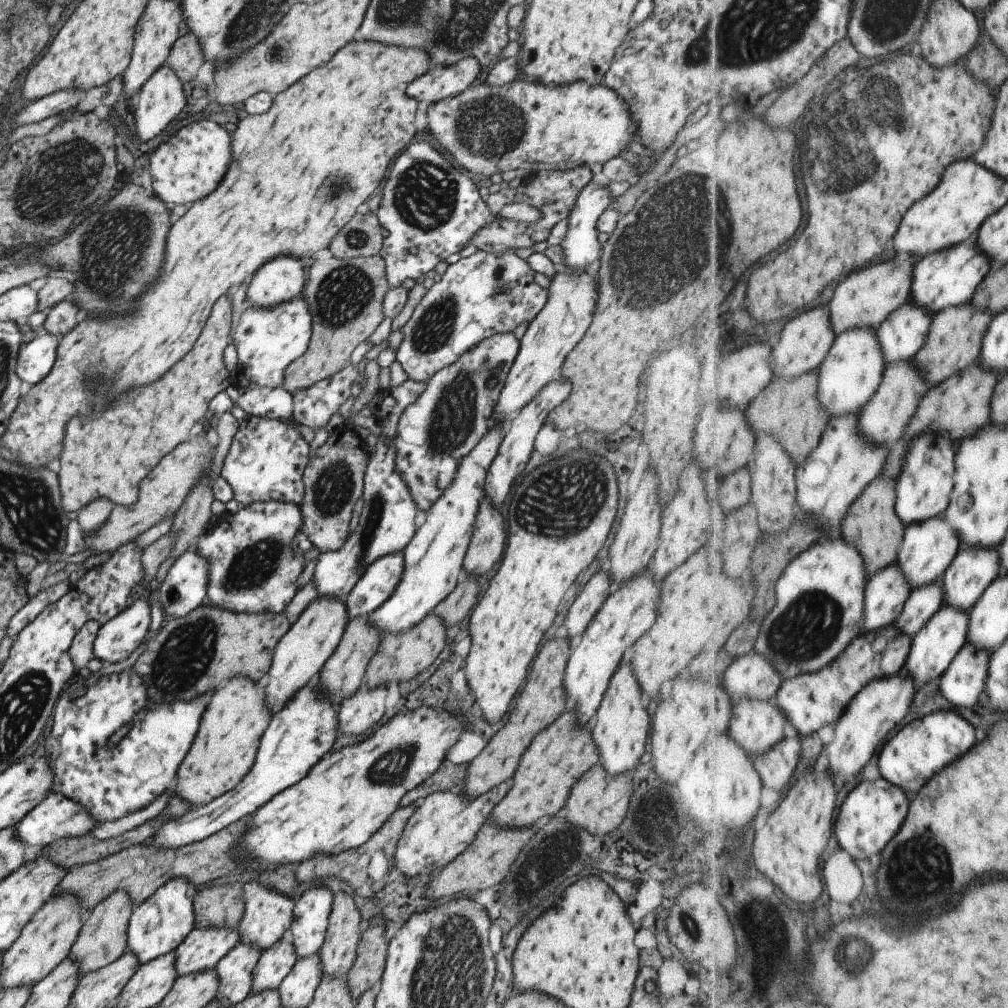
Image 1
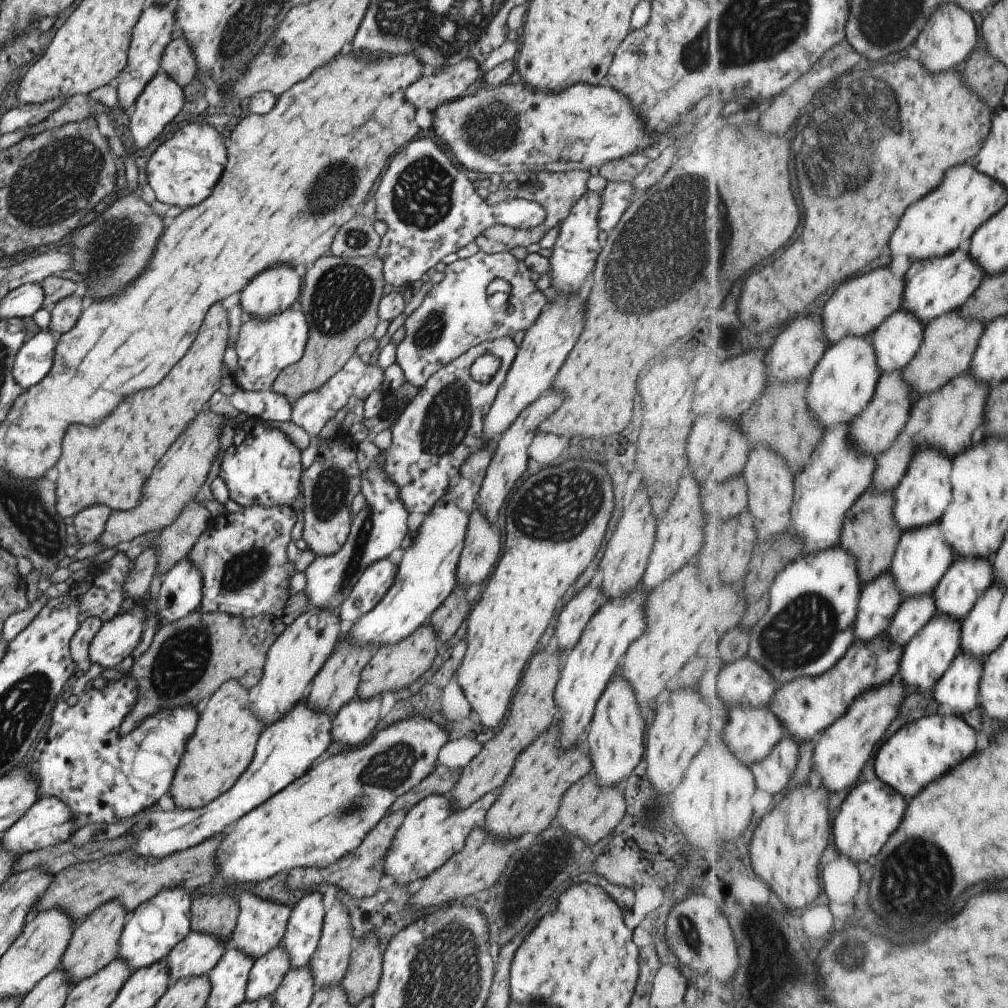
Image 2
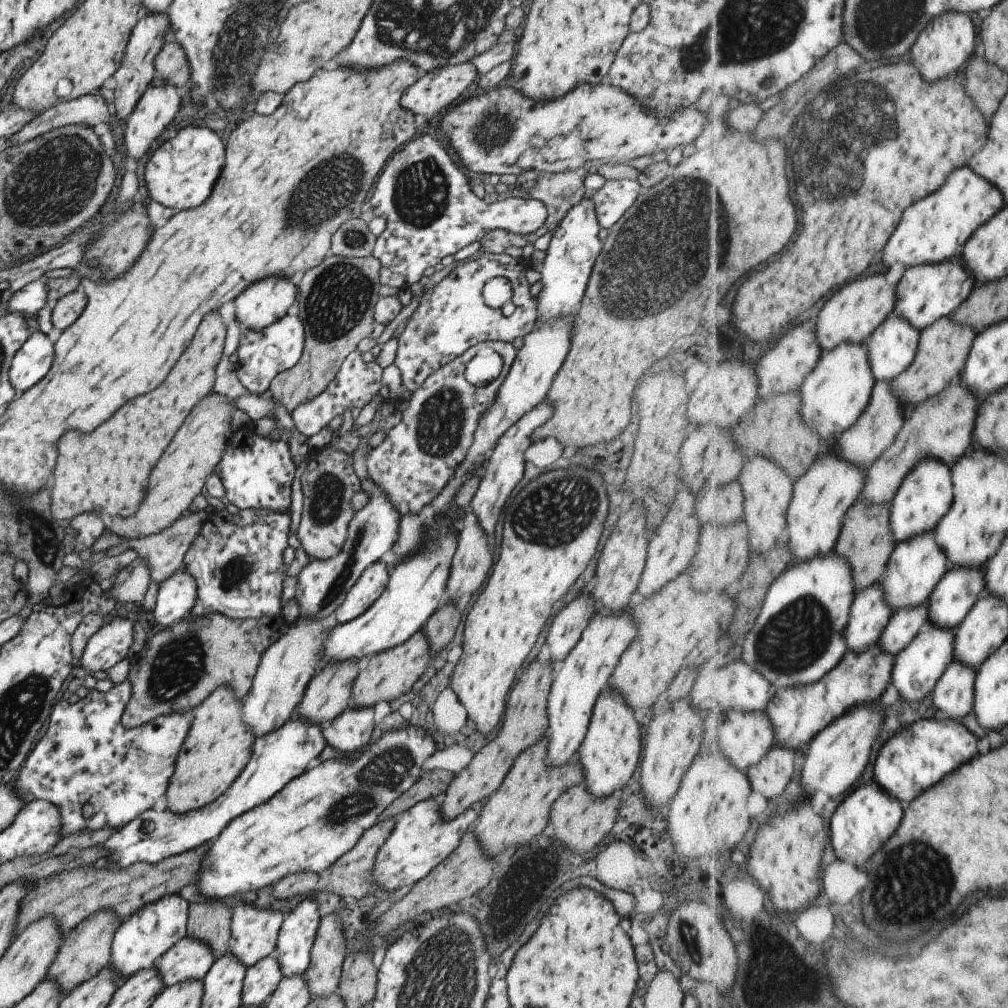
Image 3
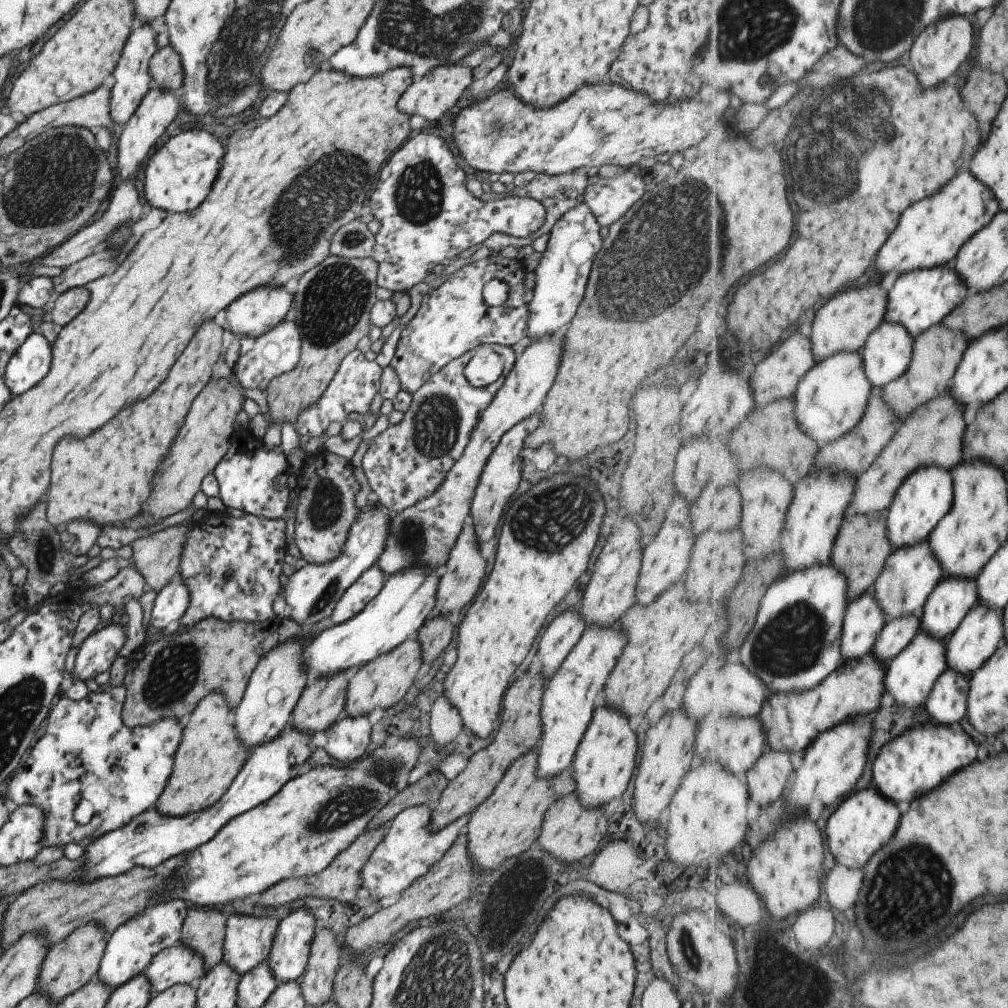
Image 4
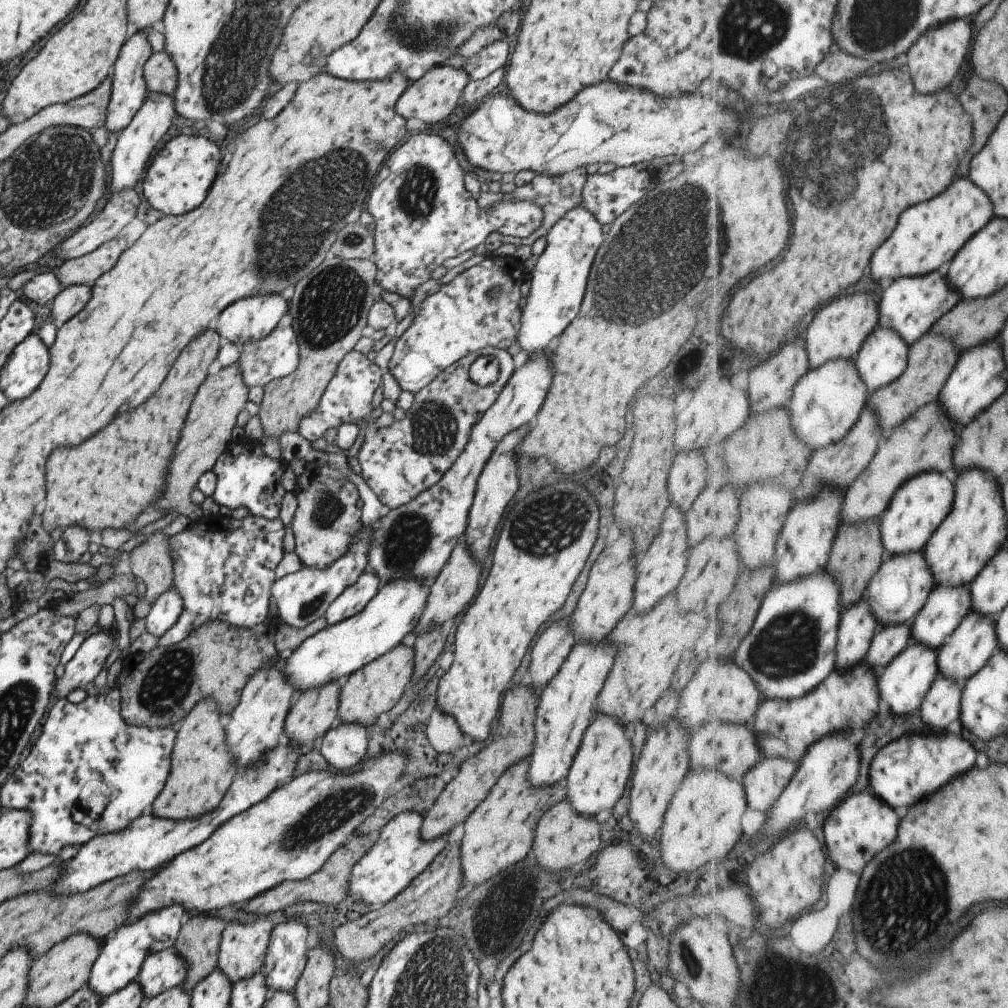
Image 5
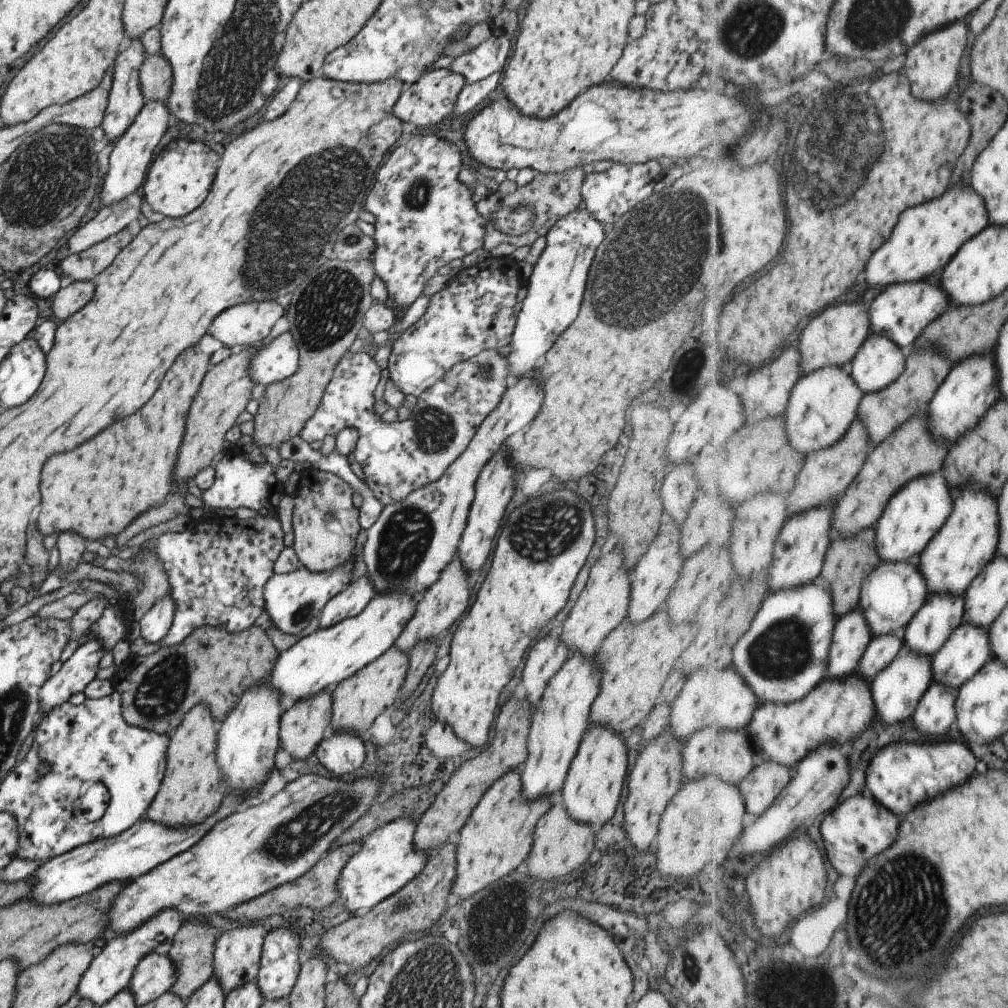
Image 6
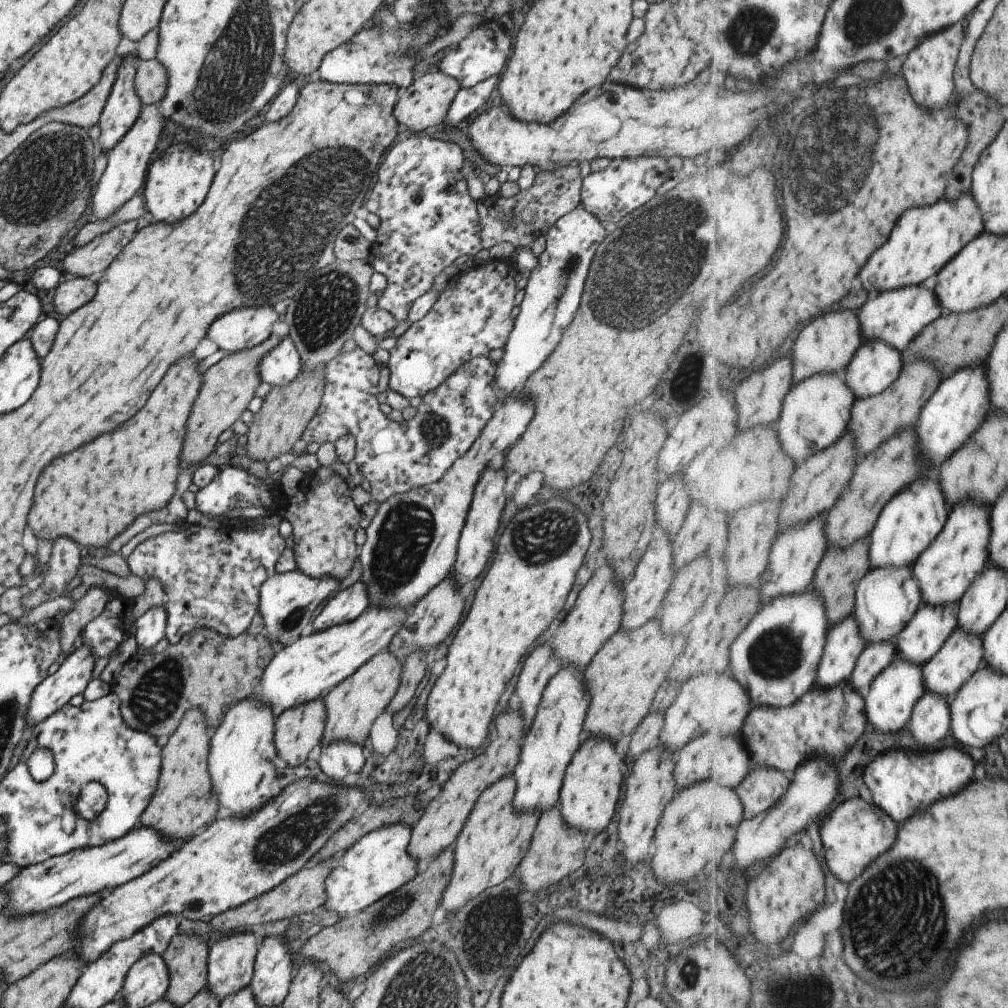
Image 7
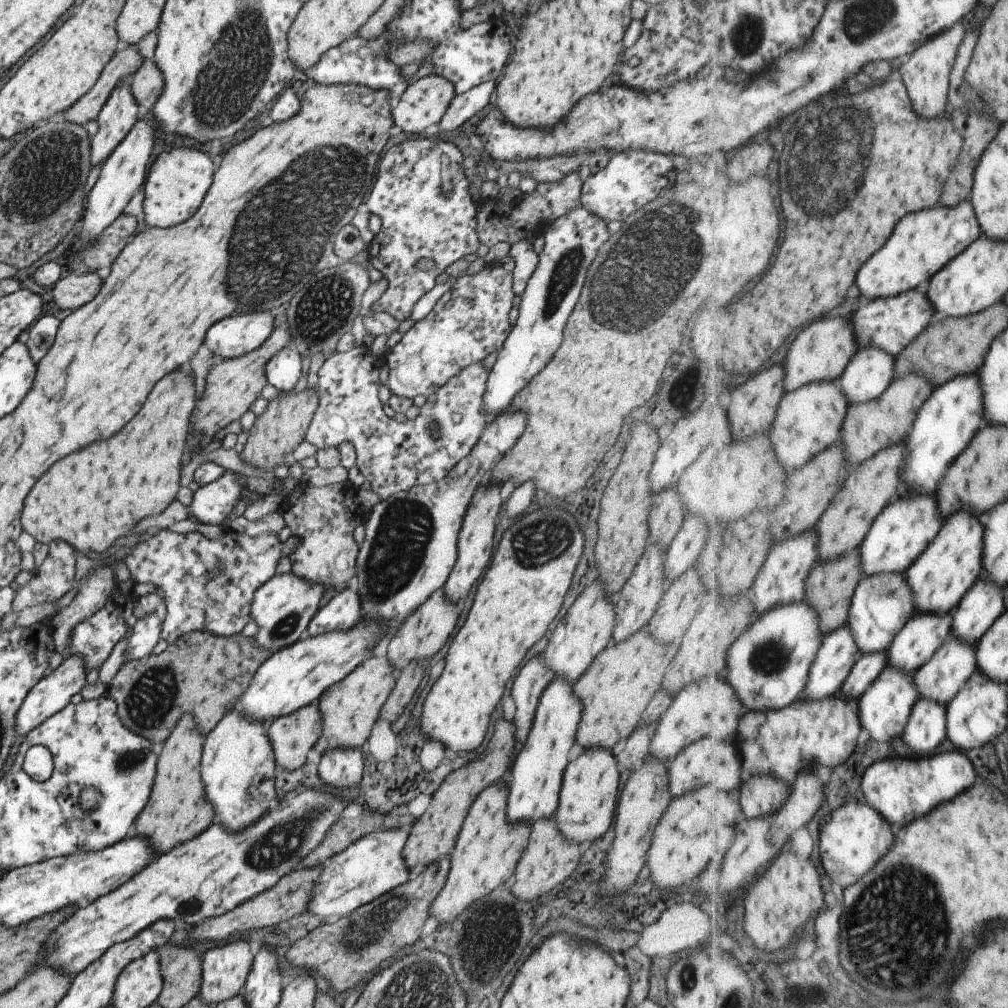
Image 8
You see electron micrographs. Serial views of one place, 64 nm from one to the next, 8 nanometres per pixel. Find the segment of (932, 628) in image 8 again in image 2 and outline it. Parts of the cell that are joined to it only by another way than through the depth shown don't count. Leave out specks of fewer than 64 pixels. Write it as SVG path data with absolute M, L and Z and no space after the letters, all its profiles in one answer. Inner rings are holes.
M957 556L935 590L938 613L963 620L973 610L979 597L995 582L993 558Z

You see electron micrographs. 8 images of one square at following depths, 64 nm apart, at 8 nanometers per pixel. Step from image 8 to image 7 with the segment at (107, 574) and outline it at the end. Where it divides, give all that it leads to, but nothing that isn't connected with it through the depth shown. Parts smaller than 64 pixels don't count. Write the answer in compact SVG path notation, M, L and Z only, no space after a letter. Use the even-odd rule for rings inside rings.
M91 586L85 596L60 620L60 652L69 654L74 649L83 627L97 618L111 594L103 586Z

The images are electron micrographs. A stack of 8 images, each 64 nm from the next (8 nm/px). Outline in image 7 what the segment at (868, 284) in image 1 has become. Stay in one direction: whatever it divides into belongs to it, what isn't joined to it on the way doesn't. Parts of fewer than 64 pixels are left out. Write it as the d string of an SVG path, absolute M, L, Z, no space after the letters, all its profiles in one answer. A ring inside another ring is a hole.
M858 309L839 310L819 316L799 334L795 344L793 386L813 375L838 373L847 369L863 342L864 333Z

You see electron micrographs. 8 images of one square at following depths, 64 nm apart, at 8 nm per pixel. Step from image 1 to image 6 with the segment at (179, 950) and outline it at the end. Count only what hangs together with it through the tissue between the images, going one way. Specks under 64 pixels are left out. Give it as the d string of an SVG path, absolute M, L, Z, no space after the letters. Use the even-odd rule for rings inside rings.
M149 953L145 955L135 965L133 974L130 976L127 989L134 994L136 1006L148 1003L161 996L165 991L169 991L176 980L176 968L172 960L167 955Z

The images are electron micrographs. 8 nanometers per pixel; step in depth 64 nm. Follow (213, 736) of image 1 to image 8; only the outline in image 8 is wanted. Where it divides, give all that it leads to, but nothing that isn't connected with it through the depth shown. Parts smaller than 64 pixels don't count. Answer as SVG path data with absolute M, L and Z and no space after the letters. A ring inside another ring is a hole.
M181 715L158 755L148 802L137 815L131 833L143 835L150 849L159 856L175 844L183 843L203 832L212 823L214 810L207 800L200 779L200 758L204 738L193 715Z

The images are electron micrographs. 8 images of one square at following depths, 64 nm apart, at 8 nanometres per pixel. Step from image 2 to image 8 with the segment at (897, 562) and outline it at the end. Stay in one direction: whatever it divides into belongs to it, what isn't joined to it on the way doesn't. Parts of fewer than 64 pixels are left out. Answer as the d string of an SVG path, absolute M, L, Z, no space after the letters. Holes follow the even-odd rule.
M882 572L864 576L852 598L848 624L852 628L861 654L887 651L901 629L917 613L913 587L904 573Z

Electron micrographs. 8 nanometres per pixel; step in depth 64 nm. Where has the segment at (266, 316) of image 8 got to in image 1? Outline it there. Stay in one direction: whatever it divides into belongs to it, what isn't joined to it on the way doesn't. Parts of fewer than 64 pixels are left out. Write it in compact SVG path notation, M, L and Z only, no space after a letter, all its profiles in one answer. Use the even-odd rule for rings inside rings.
M275 256L249 281L246 296L251 307L272 307L301 295L305 285L301 262L291 256Z

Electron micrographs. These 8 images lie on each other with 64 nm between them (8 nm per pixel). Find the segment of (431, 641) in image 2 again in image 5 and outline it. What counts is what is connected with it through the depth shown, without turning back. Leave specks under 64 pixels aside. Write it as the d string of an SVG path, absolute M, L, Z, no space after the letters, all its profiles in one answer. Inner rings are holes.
M399 643L341 681L337 723L359 723L369 728L378 715L397 704L414 672L414 650Z

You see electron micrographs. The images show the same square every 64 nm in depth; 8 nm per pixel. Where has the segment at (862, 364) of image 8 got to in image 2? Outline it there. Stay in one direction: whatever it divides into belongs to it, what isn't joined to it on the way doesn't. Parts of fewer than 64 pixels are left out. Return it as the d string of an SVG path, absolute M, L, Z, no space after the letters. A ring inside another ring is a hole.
M907 309L894 312L871 334L882 374L908 366L924 343L924 322Z

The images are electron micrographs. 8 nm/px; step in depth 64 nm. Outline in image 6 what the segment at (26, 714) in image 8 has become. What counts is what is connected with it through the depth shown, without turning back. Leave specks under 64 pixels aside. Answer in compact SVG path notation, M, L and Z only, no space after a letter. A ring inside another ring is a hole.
M95 637L82 639L75 652L62 662L60 670L50 676L39 689L38 703L43 716L50 708L69 700L71 694L82 692L97 672L97 662L104 648Z

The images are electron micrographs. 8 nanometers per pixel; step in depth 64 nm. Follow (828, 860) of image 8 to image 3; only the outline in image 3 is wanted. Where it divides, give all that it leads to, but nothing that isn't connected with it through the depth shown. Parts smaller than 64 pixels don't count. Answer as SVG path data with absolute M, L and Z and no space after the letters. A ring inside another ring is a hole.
M877 780L857 787L841 802L830 820L831 842L837 858L858 867L867 864L867 860L871 860L871 856L876 855L896 834L903 819L900 800L887 792Z

